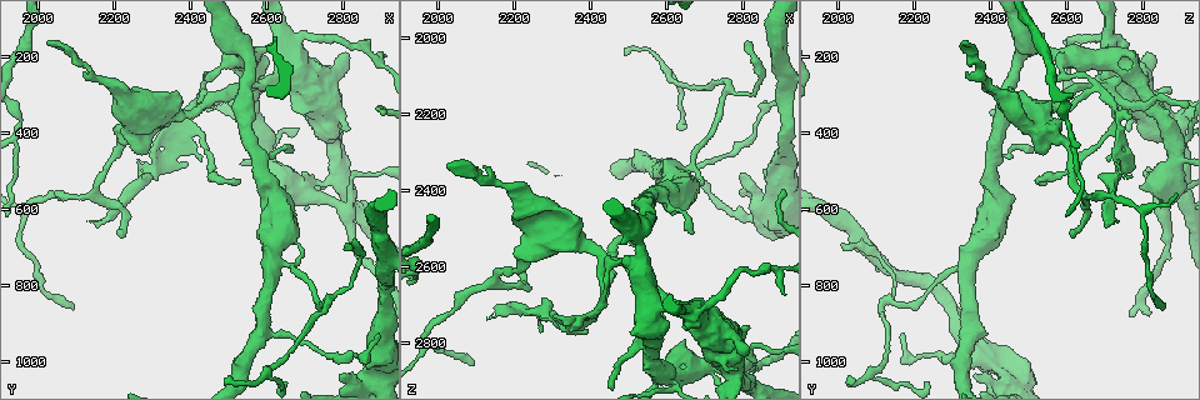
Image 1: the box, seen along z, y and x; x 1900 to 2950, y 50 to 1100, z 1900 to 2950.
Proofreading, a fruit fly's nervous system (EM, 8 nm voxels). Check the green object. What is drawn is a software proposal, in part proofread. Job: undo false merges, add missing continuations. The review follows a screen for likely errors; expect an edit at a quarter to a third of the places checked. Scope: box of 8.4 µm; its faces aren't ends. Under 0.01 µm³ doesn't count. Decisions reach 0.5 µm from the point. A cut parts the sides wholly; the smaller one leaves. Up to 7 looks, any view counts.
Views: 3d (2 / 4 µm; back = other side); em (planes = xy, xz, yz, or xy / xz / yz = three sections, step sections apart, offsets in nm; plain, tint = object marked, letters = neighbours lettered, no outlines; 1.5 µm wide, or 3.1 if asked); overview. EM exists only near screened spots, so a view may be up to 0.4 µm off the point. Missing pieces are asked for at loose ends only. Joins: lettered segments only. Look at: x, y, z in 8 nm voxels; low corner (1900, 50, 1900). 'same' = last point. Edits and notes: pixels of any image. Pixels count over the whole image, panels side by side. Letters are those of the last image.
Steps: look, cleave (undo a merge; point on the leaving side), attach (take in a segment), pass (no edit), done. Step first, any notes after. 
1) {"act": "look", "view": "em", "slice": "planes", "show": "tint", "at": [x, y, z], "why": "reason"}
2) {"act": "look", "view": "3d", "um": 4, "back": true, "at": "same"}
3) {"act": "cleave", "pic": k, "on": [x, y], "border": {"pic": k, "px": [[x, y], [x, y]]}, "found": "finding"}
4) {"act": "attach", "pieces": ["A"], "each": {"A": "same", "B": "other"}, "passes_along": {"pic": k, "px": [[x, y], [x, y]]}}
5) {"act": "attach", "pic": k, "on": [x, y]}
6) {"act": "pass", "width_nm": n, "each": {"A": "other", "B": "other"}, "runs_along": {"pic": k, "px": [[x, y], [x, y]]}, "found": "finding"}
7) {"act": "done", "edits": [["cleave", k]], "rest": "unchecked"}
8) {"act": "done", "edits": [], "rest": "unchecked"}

{"act": "look", "view": "3d", "um": 4, "at": [2660, 450, 2505], "why": "tapers out"}

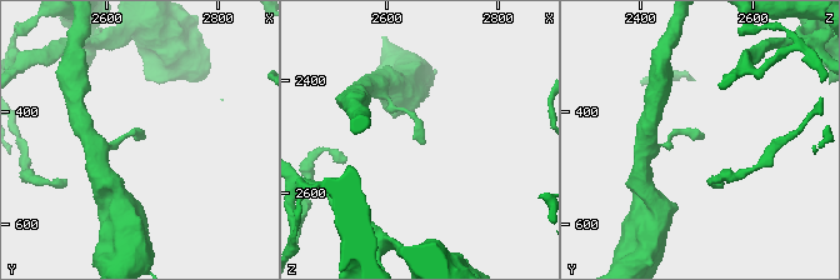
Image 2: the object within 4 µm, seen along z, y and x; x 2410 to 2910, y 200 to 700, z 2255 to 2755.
{"act": "look", "view": "em", "slice": "planes", "show": "letters", "at": [2665, 455, 2505], "why": "now the EM"}

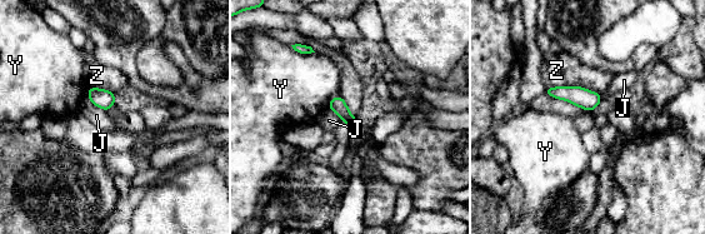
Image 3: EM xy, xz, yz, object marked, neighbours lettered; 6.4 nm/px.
{"act": "pass", "width_nm": 100, "each": {"J": "other", "Y": "other", "Z": "other"}, "border": {"pic": 3, "px": [[86, 88], [89, 99], [105, 111]]}, "found": "no lettered segment goes on from it"}

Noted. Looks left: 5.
{"act": "look", "view": "3d", "um": 4, "back": true, "at": [2450, 320, 2585], "why": "three arms meet"}

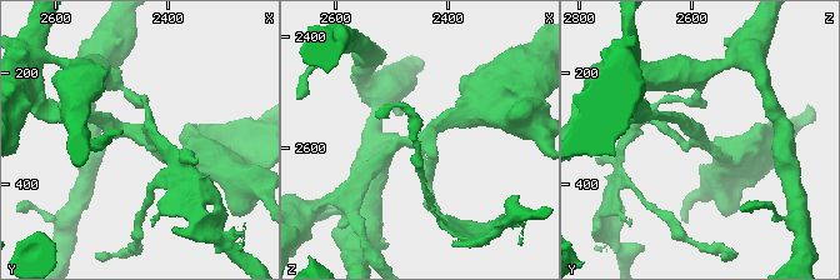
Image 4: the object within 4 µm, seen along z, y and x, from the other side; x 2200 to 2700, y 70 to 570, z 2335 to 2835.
{"act": "look", "view": "em", "slice": "planes", "show": "tint", "at": [2445, 315, 2585], "arms": 3}

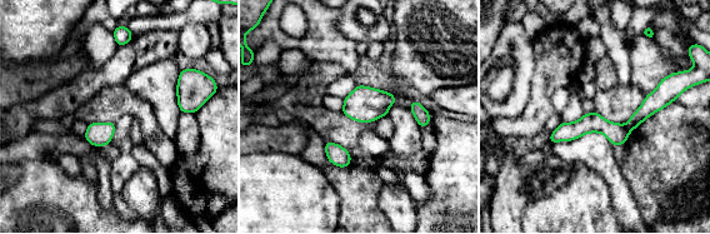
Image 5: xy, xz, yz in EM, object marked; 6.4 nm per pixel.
{"act": "look", "view": "em", "slice": "planes", "show": "letters", "at": "same", "why": "what lies round it"}

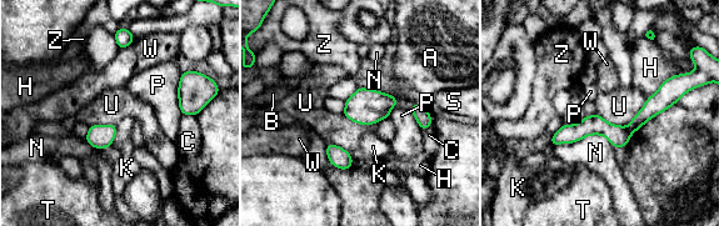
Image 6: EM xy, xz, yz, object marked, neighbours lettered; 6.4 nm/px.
{"act": "cleave", "pic": 6, "on": [655, 104], "width_nm": 130, "each": {"A": "other", "B": "other", "C": "other", "H": "other", "K": "other", "N": "other", "P": "other", "S": "other", "T": "other", "U": "other", "W": "other", "Z": "other"}, "border": {"pic": 6, "px": [[625, 127], [630, 134]]}, "found": "a second neuron is stuck on"}

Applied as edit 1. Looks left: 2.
{"act": "look", "view": "em", "slice": "planes", "show": "letters", "at": [2025, 155, 2330], "why": "branch stops here"}

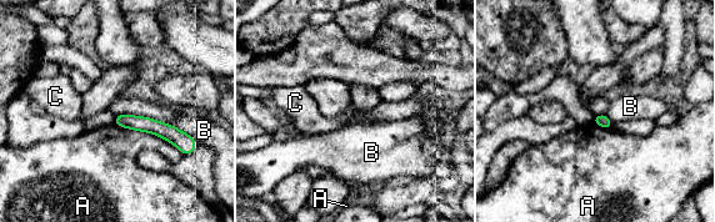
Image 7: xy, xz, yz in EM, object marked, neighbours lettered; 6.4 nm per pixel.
{"act": "pass", "each": {"A": "other", "B": "other", "C": "other"}, "found": "no lettered segment goes on from it"}

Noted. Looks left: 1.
{"act": "done", "edits": [["cleave", 6]], "rest": "unchecked"}

